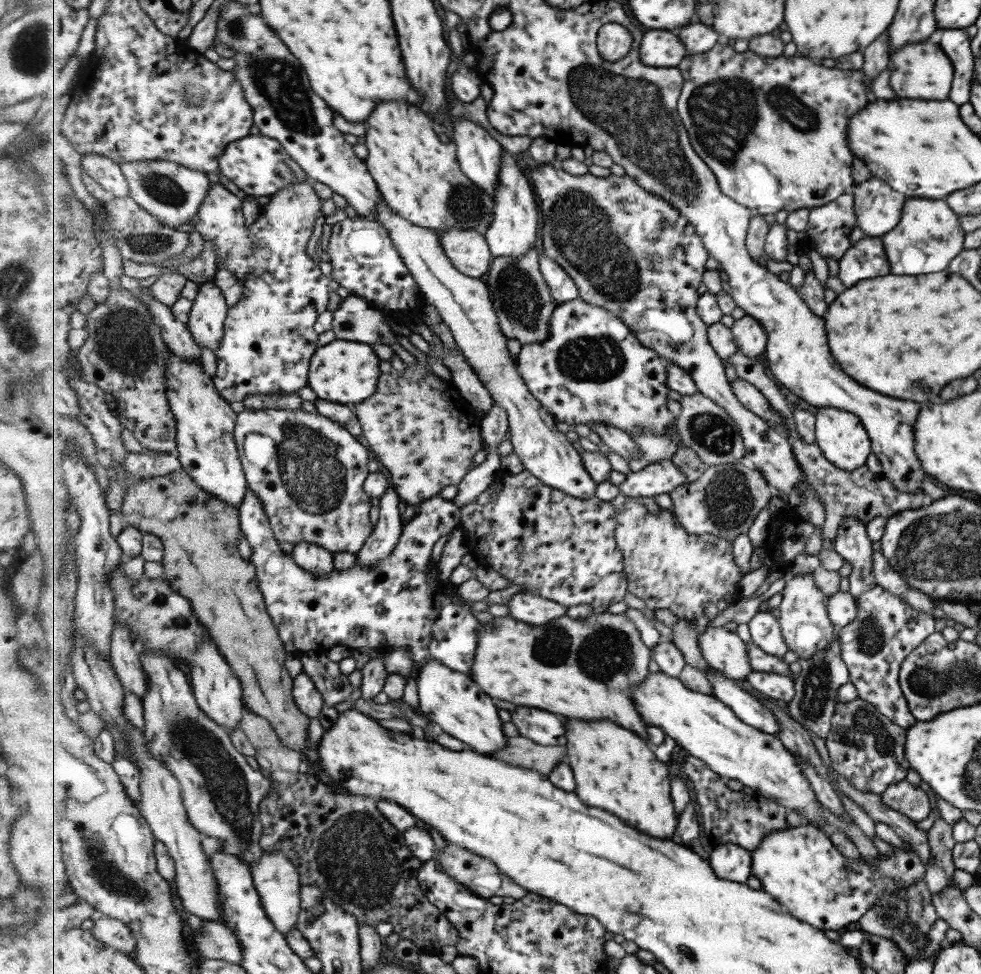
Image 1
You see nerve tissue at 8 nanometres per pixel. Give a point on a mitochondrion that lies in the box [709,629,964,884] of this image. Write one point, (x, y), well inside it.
(820, 675)

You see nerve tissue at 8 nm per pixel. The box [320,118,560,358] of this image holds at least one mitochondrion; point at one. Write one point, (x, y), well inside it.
(521, 299)

